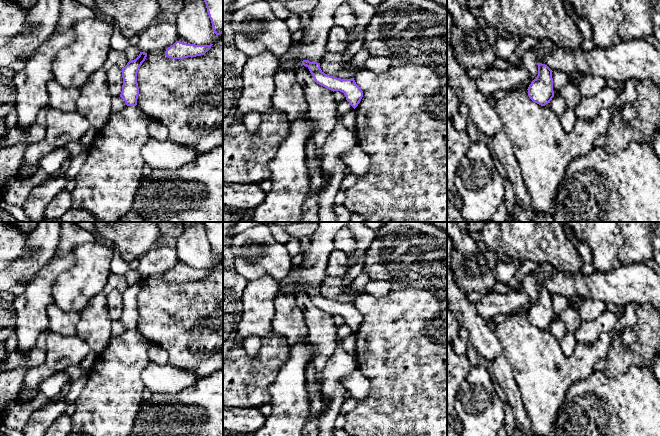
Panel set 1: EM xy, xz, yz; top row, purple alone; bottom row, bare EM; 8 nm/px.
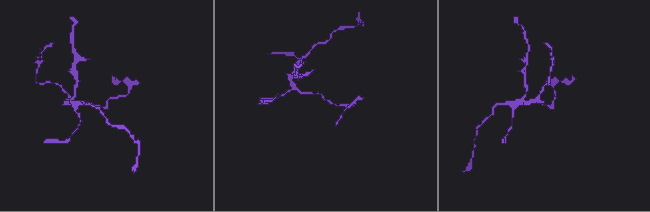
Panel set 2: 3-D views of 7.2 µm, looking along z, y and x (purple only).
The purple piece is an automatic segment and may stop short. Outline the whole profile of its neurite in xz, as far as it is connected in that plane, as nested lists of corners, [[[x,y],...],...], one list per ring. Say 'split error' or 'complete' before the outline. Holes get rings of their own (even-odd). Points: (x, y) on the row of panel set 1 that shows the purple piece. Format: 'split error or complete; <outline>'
complete; [[[303,60],[302,65],[306,66],[312,74],[315,82],[331,91],[342,92],[349,104],[355,109],[363,97],[363,91],[356,84],[354,78],[341,79],[325,74],[320,63]]]

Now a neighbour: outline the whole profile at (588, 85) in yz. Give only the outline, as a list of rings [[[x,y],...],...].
[[[586,74],[578,80],[569,77],[569,83],[577,88],[581,97],[593,97],[607,86],[606,79],[591,74]]]

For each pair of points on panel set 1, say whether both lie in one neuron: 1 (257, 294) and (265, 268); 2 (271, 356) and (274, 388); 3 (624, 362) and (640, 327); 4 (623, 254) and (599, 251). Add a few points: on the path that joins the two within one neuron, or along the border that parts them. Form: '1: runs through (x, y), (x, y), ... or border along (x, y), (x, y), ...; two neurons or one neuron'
1: border along (248, 280), (271, 276), (278, 282); two neurons
2: border along (286, 360), (267, 387), (270, 397), (269, 402); two neurons
3: runs through (633, 353), (640, 346), (640, 336); one neuron
4: border along (622, 232), (623, 245), (618, 252), (618, 261); two neurons

